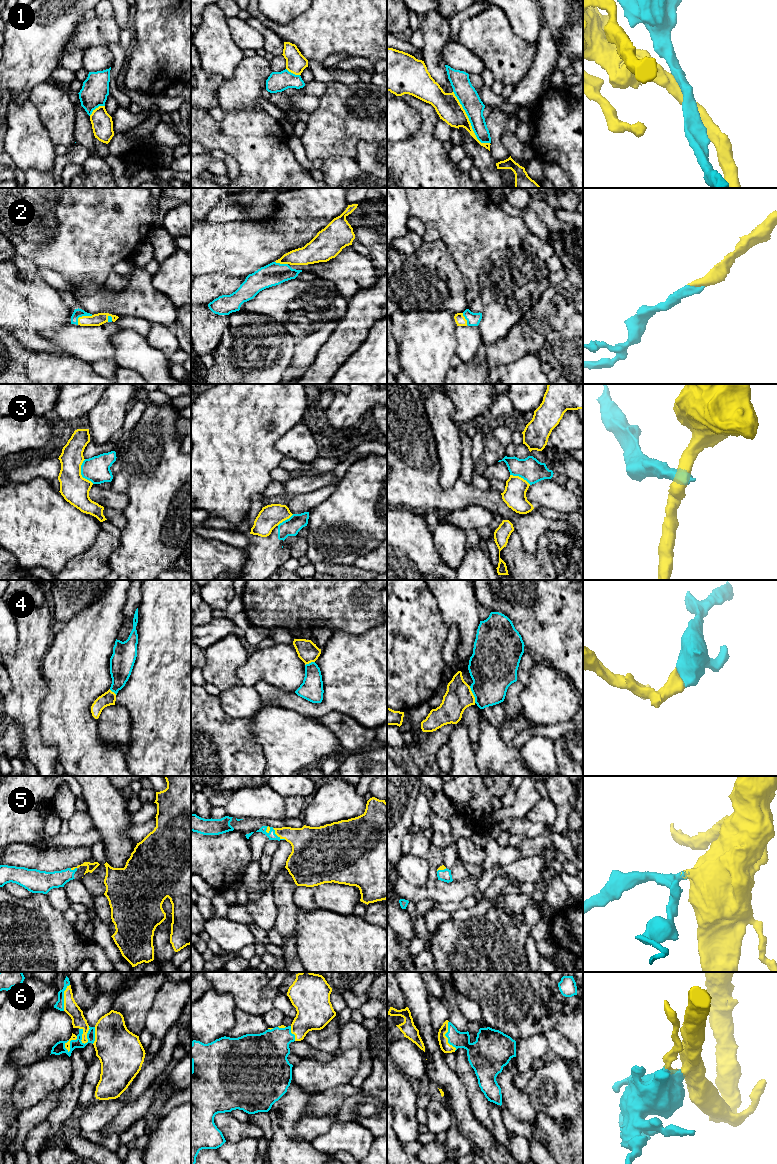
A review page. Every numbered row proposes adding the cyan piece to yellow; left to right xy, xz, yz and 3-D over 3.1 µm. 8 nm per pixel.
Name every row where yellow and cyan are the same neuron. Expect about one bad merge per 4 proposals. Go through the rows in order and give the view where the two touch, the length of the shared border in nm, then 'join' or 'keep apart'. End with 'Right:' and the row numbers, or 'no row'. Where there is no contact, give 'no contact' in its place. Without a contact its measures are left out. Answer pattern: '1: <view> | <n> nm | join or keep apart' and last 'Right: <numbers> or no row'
1: yz | 500 nm | keep apart
2: xy | 150 nm | join
3: xy | 220 nm | keep apart
4: yz | 140 nm | join
5: xz | 140 nm | join
6: xy | 160 nm | join
Right: 2, 4, 5, 6

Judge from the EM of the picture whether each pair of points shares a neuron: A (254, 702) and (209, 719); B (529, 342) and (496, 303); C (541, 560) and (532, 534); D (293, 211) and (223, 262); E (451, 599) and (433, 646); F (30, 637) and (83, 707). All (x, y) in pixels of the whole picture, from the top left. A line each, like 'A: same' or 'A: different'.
A: different
B: different
C: different
D: same
E: different
F: different

